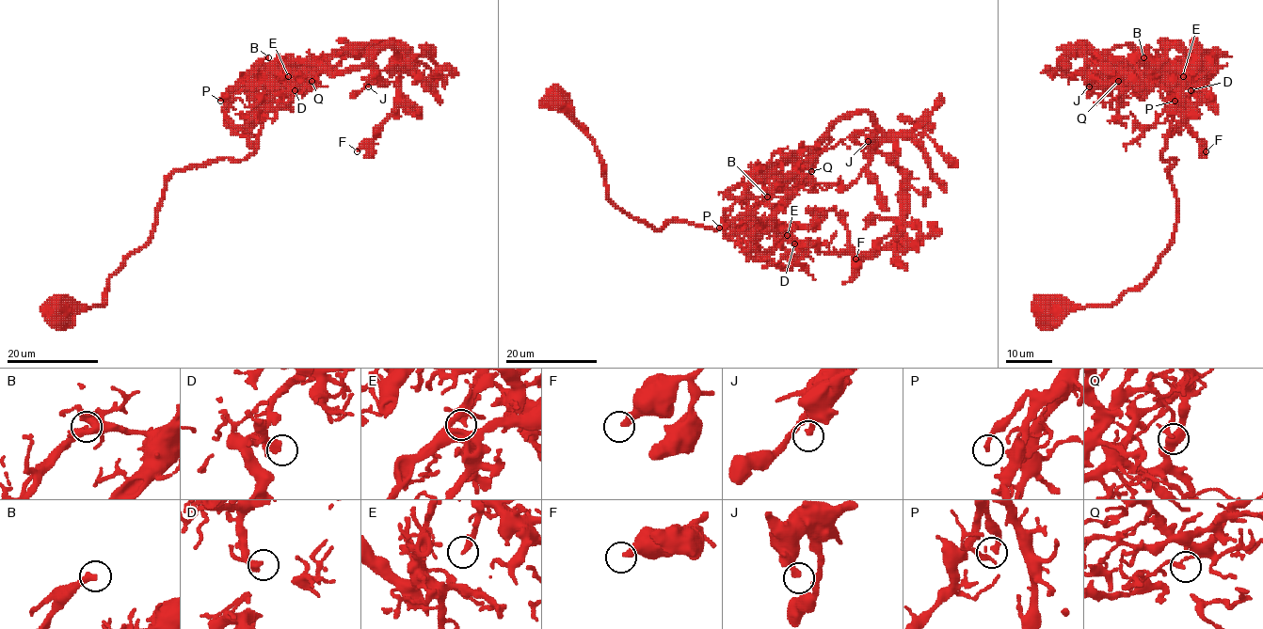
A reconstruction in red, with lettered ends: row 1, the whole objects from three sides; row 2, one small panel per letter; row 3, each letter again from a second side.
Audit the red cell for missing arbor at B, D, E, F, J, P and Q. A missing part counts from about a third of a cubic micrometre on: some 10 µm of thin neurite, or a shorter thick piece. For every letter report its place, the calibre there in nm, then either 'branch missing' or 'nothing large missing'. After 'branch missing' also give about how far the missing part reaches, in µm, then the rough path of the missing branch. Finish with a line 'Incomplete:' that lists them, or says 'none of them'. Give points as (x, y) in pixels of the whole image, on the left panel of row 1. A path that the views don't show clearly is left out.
B: (268, 57) | 340 nm | nothing large missing
D: (295, 90) | 360 nm | branch missing | 15 µm | (295, 90), (301, 97), (311, 97), (316, 90), (321, 94), (319, 96)
E: (288, 76) | 200 nm | nothing large missing
F: (357, 151) | 320 nm | nothing large missing
J: (368, 86) | 320 nm | nothing large missing
P: (220, 101) | 240 nm | nothing large missing
Q: (311, 81) | 240 nm | nothing large missing
Incomplete: D

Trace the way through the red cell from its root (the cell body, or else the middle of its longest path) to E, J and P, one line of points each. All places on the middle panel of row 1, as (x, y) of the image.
E: (555, 100), (592, 140), (607, 196), (631, 217), (654, 229), (673, 220), (723, 228), (753, 214), (787, 235)
J: (555, 100), (607, 196), (654, 229), (753, 214), (765, 230), (835, 121), (868, 113), (895, 152), (868, 141)
P: (555, 100), (592, 140), (607, 196), (654, 229), (774, 221), (719, 228)

